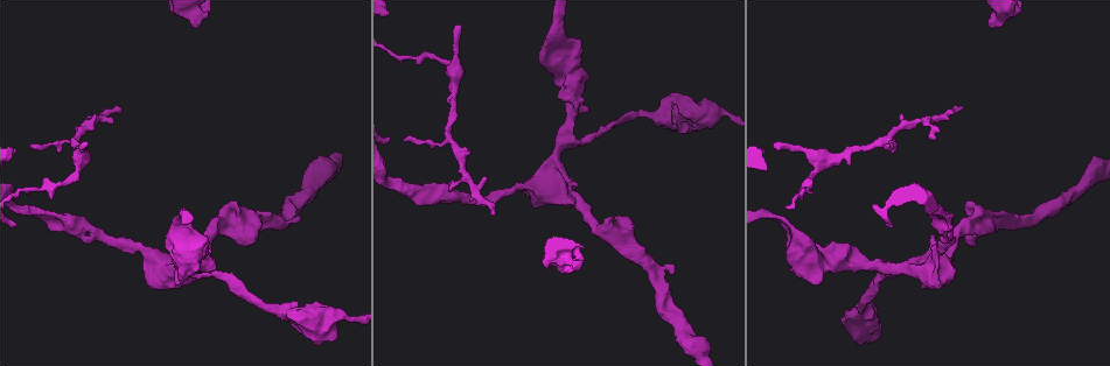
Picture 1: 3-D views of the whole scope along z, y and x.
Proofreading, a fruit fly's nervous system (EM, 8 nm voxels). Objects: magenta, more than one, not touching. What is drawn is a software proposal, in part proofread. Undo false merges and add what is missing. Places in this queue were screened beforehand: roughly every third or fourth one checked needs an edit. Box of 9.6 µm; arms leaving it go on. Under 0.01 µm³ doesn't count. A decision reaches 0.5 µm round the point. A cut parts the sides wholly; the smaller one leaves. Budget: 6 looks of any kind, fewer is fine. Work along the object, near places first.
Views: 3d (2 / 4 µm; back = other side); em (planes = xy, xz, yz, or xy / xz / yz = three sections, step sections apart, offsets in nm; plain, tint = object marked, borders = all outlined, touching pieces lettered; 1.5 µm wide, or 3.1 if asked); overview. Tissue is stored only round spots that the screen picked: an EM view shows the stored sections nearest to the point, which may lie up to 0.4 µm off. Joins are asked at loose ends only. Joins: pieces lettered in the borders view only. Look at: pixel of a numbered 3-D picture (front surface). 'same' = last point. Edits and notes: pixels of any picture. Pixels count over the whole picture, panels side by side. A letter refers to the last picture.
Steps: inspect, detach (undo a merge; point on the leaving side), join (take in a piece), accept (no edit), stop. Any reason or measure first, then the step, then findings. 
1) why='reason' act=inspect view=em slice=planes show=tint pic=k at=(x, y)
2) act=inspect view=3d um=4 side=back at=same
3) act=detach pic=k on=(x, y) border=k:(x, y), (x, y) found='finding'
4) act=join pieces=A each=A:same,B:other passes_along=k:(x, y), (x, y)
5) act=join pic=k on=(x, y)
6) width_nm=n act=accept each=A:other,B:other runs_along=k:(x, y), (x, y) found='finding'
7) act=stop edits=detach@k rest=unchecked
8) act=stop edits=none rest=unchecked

why='branch stops here' act=inspect view=3d um=2 pic=1 at=(676, 127)

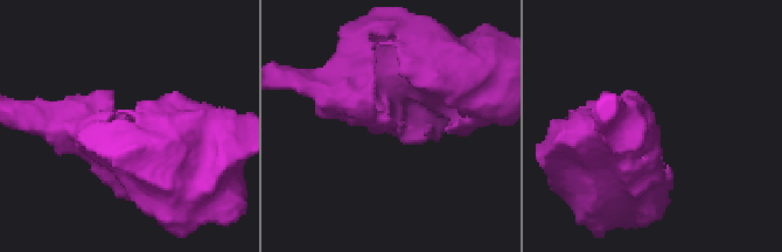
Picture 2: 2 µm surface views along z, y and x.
arms=3 arm_widths_nm=170,240,500 why='shape alone is not enough' act=inspect view=em slice=planes show=borders pic=2 at=(387, 128)

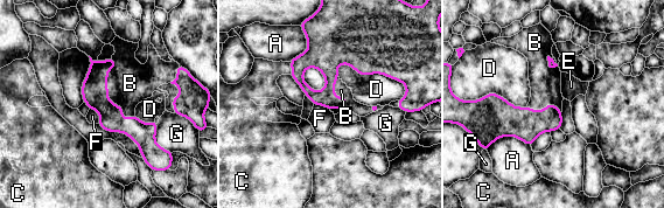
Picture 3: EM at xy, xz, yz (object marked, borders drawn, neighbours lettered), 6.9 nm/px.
act=join pieces=B each=A:other,B:same,C:other,D:other,E:other,F:other,G:other found='the cell continues'

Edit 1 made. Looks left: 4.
act=inspect view=overview

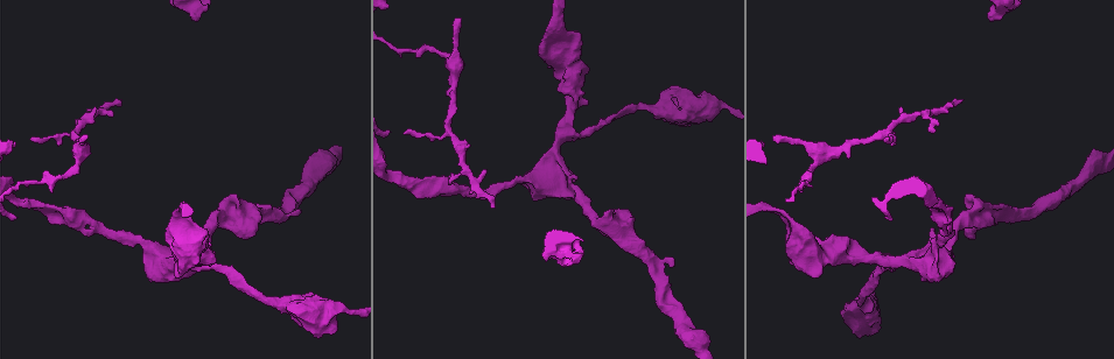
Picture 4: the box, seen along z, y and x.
act=inspect view=3d um=4 side=back pic=4 at=(772, 135)

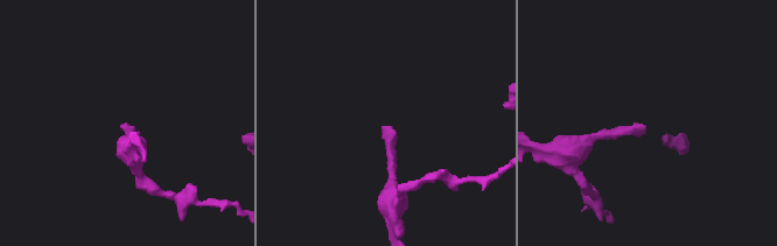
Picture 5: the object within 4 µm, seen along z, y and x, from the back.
act=inspect view=em slice=planes show=borders pic=5 at=(384, 129)

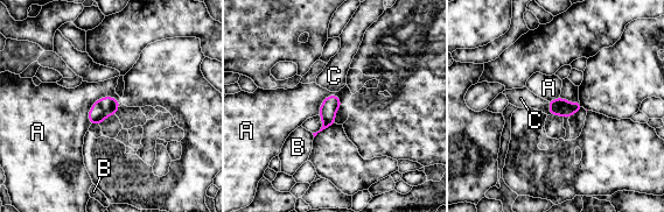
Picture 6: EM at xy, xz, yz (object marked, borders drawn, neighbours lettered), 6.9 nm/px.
longest_contact=A:260nm act=join pieces=C each=A:other,B:other,C:same found='the cell continues'

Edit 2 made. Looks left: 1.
act=stop edits=join@3,join@6 rest=unchecked

